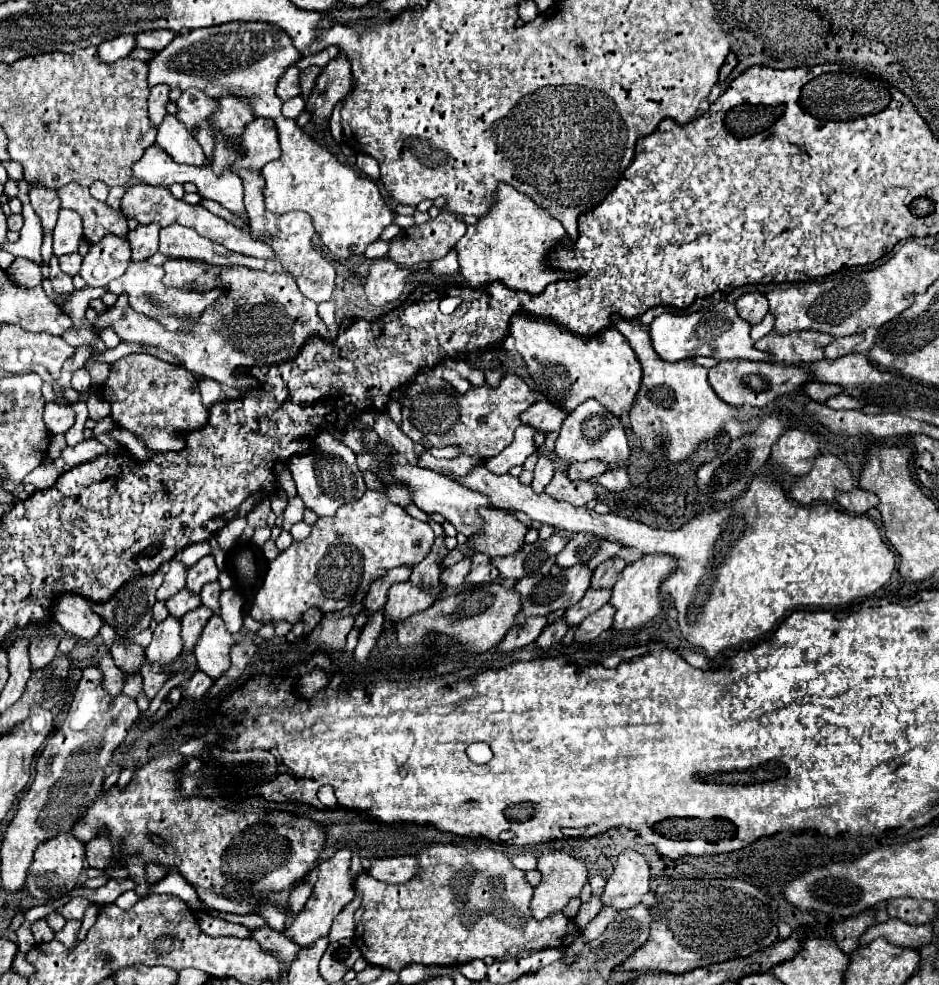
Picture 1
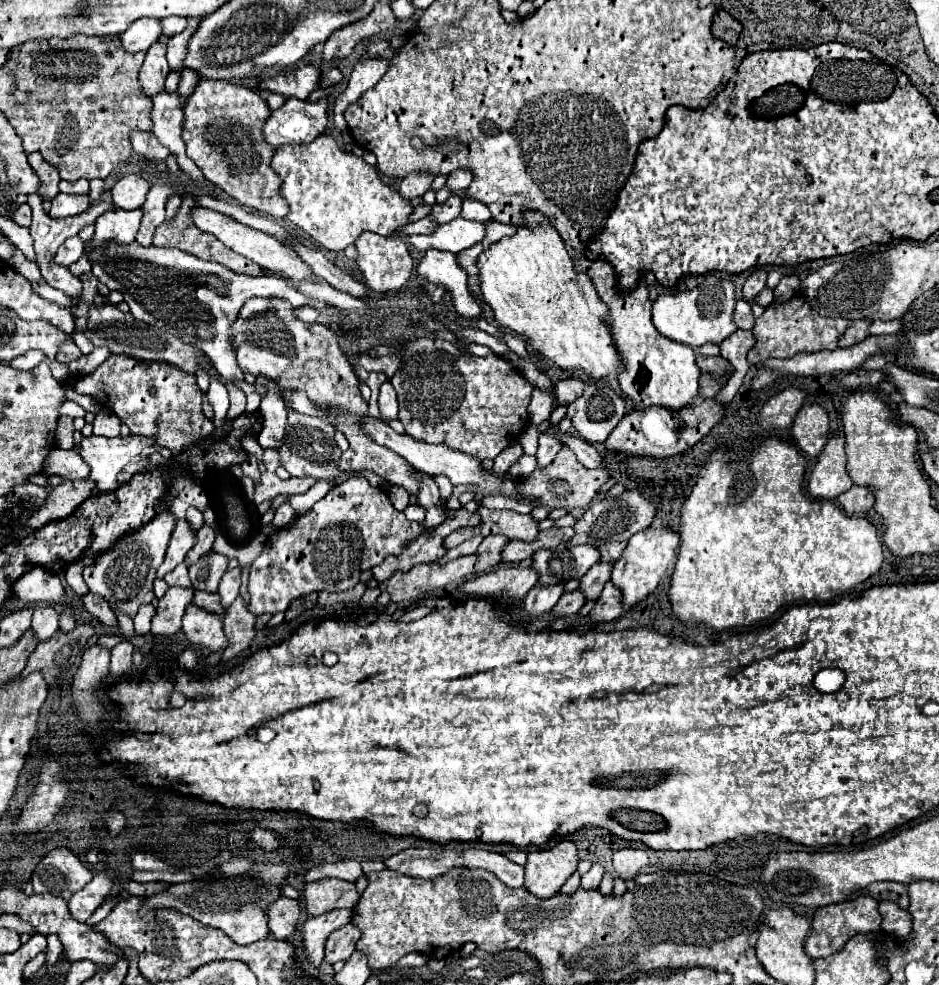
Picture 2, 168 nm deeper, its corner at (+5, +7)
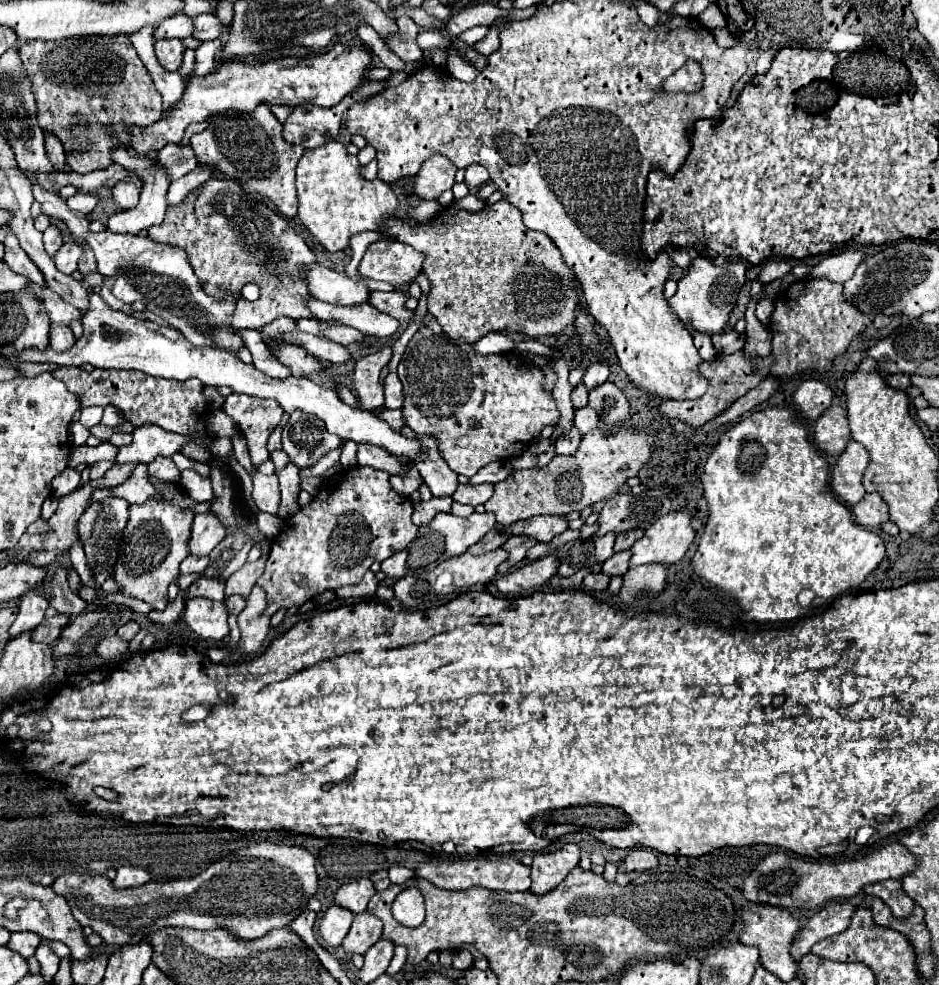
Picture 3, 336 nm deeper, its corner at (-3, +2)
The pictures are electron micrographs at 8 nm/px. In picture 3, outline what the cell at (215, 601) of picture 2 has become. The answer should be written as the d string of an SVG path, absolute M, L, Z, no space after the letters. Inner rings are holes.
M232 595L232 597L224 599L224 603L228 607L228 613L234 613L234 615L238 615L246 607L246 599L240 595Z

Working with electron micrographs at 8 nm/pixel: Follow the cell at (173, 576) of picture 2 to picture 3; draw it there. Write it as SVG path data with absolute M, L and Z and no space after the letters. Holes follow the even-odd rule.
M186 557L180 565L180 575L188 575L188 573L200 573L208 567L208 557Z

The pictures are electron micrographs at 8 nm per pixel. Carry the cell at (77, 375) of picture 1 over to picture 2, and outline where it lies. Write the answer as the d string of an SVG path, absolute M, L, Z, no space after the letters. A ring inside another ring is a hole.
M68 338L68 340L60 346L60 354L56 356L56 360L62 362L62 364L68 364L68 362L72 362L72 360L78 360L80 356L82 356L82 352L80 352L78 346Z

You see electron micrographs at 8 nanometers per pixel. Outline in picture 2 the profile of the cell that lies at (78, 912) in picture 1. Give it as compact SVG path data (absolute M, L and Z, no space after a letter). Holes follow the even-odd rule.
M106 872L96 874L80 892L76 892L68 900L68 910L72 918L78 922L86 922L92 916L92 912L104 902L108 892L112 890L112 884L114 884L114 878L108 876Z

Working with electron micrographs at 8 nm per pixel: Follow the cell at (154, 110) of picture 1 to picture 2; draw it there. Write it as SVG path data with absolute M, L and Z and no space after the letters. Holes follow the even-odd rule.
M152 44L152 48L148 48L146 52L146 60L140 68L140 86L144 90L146 96L154 98L156 92L160 92L164 88L164 80L168 76L170 68L166 62L166 46L164 44Z

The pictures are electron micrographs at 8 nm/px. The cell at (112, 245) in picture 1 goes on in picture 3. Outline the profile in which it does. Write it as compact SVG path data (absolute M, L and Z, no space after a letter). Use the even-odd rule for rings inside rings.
M116 133L112 135L112 145L114 145L114 151L112 151L112 161L122 165L124 169L132 169L132 173L136 173L140 179L142 179L142 193L140 193L140 203L134 207L134 209L128 209L128 211L120 211L116 215L110 217L108 221L108 229L114 231L114 233L132 233L132 235L138 235L146 229L150 229L152 225L160 225L164 221L164 215L166 215L166 209L168 209L168 201L166 201L166 191L168 191L168 173L164 173L160 169L160 165L156 165L154 159L150 157L144 157L144 155L130 155L126 151L126 147L118 141Z

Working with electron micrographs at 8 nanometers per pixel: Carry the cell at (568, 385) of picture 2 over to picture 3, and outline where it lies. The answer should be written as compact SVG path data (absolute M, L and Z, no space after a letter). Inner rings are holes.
M592 363L588 369L586 369L586 375L584 375L584 385L588 389L594 389L596 385L602 385L610 375L610 369L606 363Z

